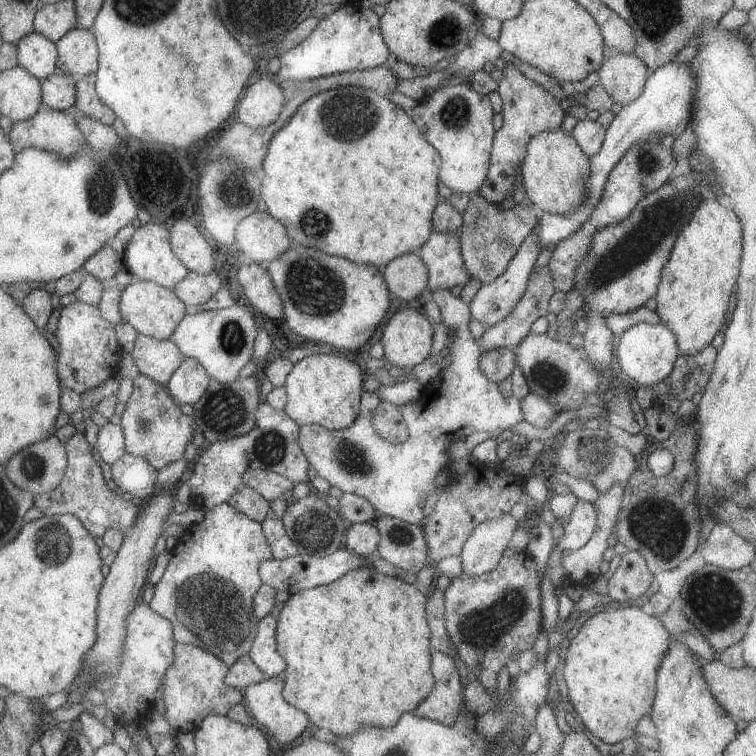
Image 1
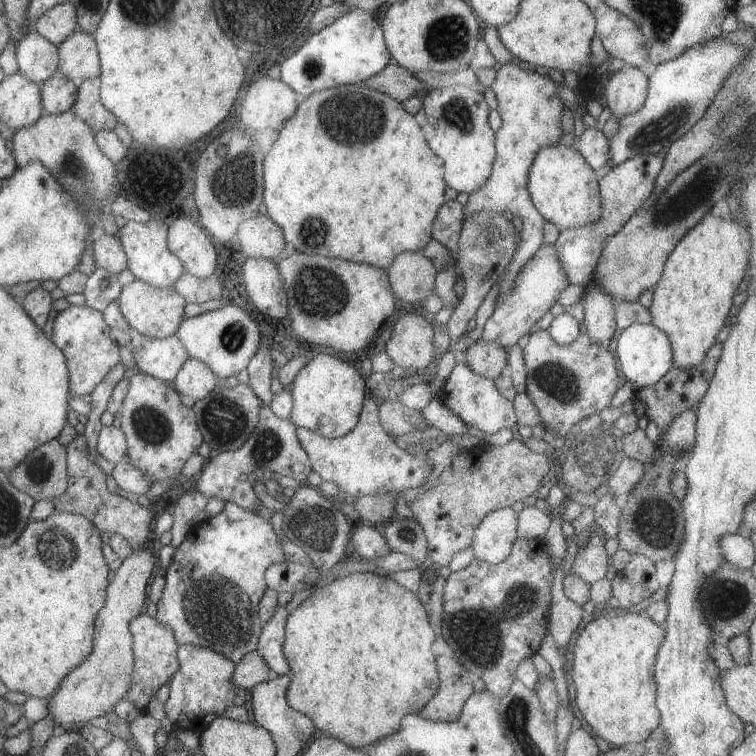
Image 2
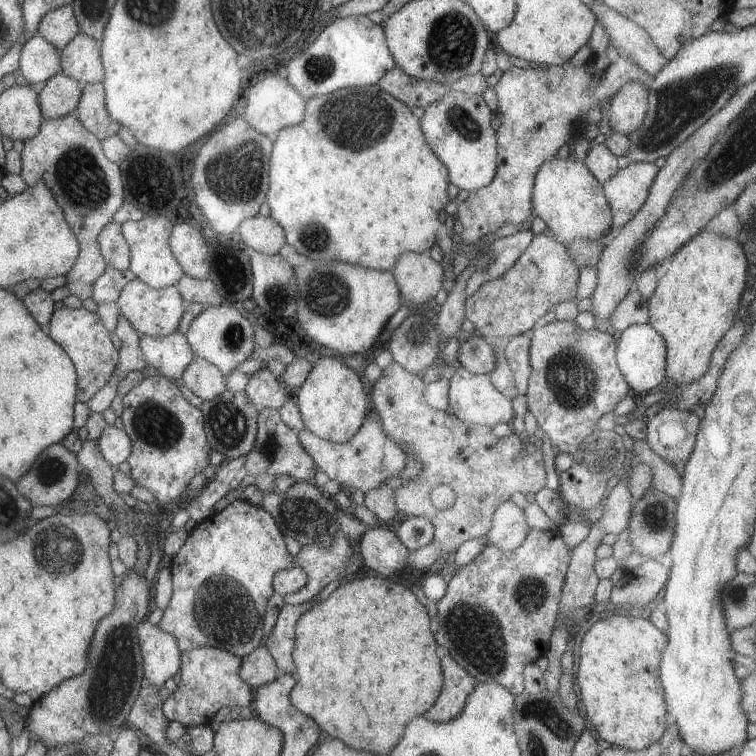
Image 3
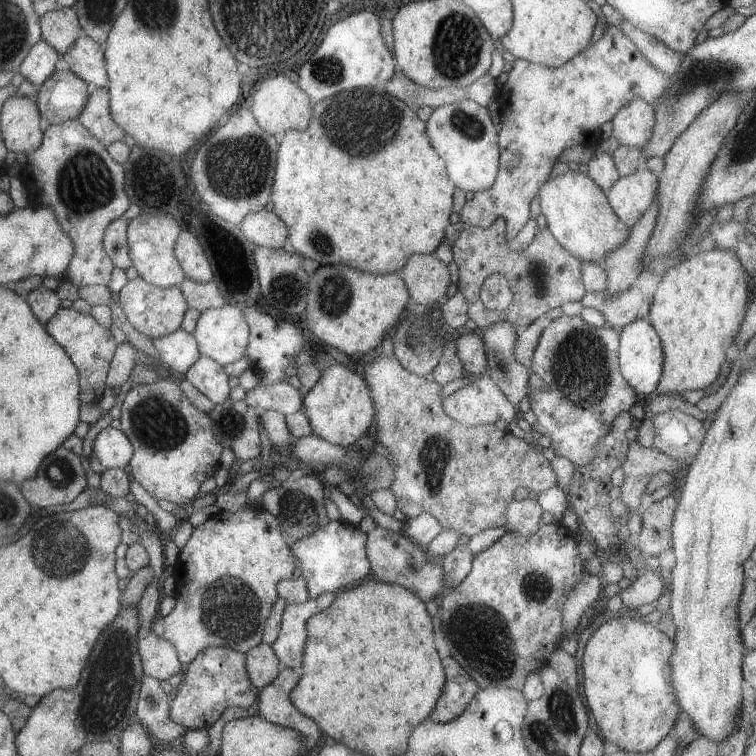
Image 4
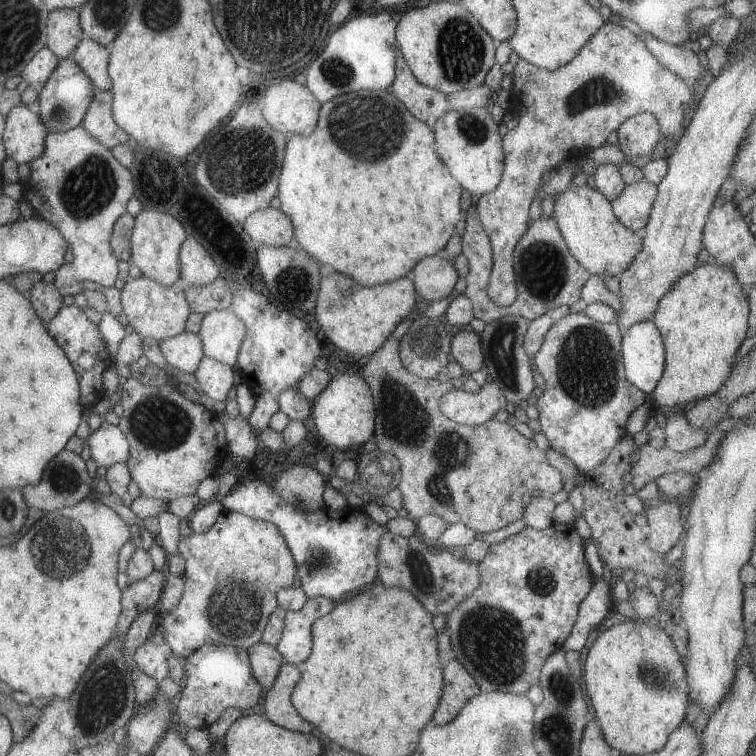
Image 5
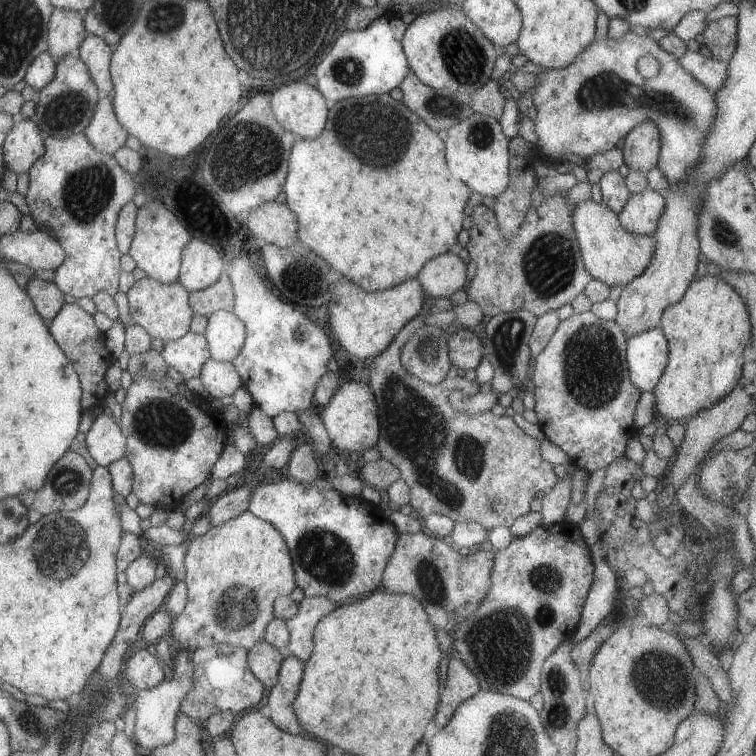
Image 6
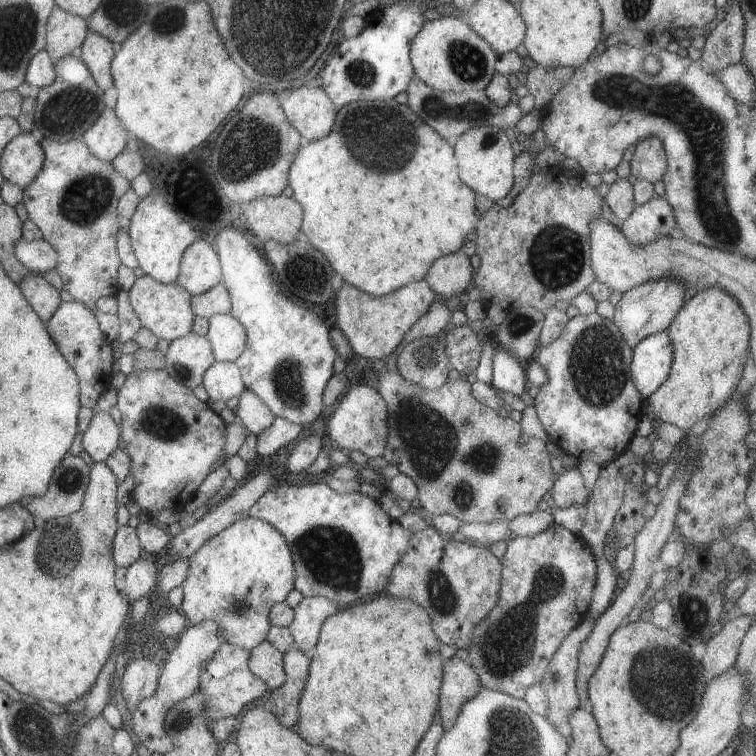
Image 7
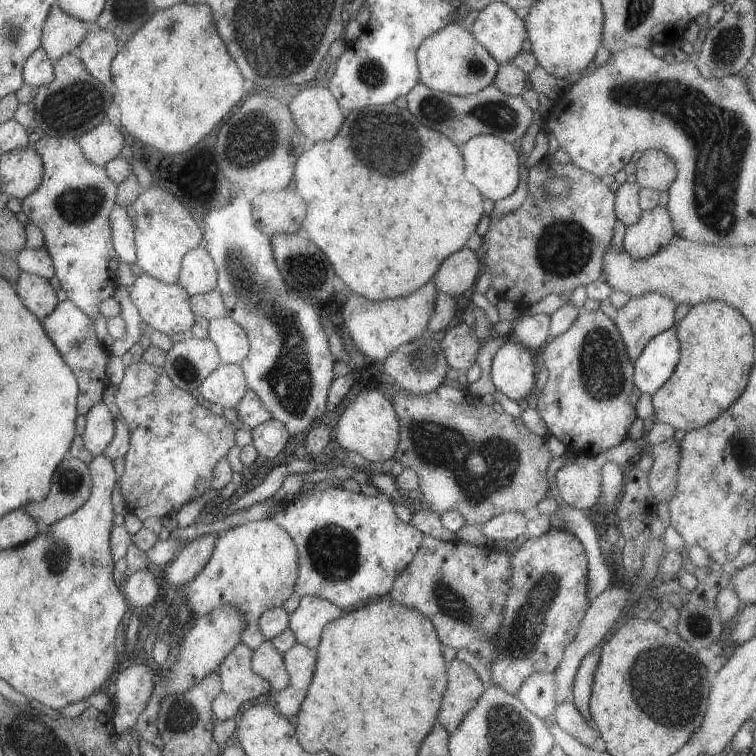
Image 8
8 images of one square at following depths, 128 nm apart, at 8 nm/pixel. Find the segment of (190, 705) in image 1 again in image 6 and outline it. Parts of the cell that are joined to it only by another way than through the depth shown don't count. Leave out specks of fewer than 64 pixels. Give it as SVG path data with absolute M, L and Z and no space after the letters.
M216 644L196 649L191 657L193 690L181 701L181 712L202 727L213 715L223 711L237 714L254 708L264 698L265 687L249 670L248 650Z

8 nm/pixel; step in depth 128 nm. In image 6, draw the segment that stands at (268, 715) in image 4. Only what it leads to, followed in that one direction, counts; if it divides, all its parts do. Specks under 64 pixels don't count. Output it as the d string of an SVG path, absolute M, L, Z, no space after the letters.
M288 655L282 662L278 683L270 690L268 696L268 705L272 711L271 722L280 730L292 735L303 734L302 726L293 708L303 673L304 663Z

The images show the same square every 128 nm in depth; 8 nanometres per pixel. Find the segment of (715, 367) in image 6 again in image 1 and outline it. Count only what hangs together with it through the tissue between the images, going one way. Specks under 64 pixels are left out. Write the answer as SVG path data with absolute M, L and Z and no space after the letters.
M705 198L678 235L654 296L656 314L662 326L674 332L680 354L698 354L724 330L728 302L740 276L742 255L743 230L734 209L722 206L718 199Z

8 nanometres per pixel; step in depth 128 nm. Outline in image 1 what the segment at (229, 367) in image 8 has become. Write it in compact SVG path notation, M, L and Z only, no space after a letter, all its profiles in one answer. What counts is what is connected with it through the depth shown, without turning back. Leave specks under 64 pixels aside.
M185 357L165 387L177 403L194 404L210 384L208 372L196 359Z

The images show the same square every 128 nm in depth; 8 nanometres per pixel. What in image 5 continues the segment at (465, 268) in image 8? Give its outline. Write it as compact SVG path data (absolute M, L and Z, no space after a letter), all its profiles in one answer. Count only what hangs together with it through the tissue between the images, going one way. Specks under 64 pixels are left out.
M438 255L422 258L422 260L416 264L414 270L410 272L409 276L414 282L418 296L420 296L420 299L424 298L426 302L436 302L454 294L454 286L460 278L454 266L454 261L450 260L450 258L442 258Z

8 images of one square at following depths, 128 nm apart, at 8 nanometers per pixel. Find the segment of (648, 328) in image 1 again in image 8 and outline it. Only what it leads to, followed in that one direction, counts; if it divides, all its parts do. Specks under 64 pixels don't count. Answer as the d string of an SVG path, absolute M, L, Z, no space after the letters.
M675 326L646 344L634 363L634 382L642 393L654 394L674 374L681 360L681 344Z

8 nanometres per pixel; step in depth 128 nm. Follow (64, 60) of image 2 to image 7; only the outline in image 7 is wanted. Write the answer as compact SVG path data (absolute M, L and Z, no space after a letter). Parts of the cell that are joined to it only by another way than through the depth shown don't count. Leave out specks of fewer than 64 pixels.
M89 30L86 40L82 43L82 52L80 52L80 58L88 66L98 86L104 90L107 107L113 109L119 92L113 81L111 62L117 51L117 45L111 40Z

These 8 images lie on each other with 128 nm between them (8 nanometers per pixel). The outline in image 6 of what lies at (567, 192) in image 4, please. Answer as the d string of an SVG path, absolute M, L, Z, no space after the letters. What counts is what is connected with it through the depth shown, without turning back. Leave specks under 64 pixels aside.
M578 202L573 206L572 229L581 248L584 267L593 279L607 286L624 287L637 278L649 266L654 257L655 239L648 235L627 232L615 214L604 202Z

